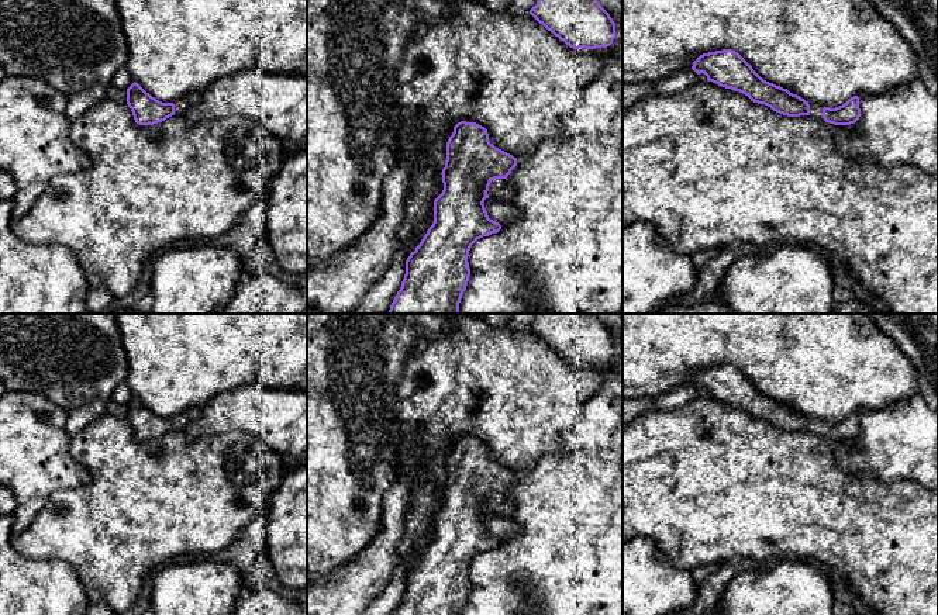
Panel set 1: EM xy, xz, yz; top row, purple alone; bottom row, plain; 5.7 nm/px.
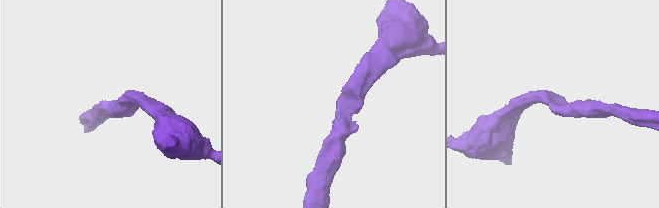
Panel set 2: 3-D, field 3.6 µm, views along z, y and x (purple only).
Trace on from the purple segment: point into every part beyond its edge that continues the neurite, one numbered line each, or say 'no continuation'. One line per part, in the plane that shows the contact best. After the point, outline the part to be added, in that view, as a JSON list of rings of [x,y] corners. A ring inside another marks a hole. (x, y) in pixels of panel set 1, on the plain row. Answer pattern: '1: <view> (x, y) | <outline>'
1: xz (500, 504) | [[[494,494],[489,501],[489,514],[499,516],[513,516],[515,509],[515,502],[511,497],[506,494]]]

